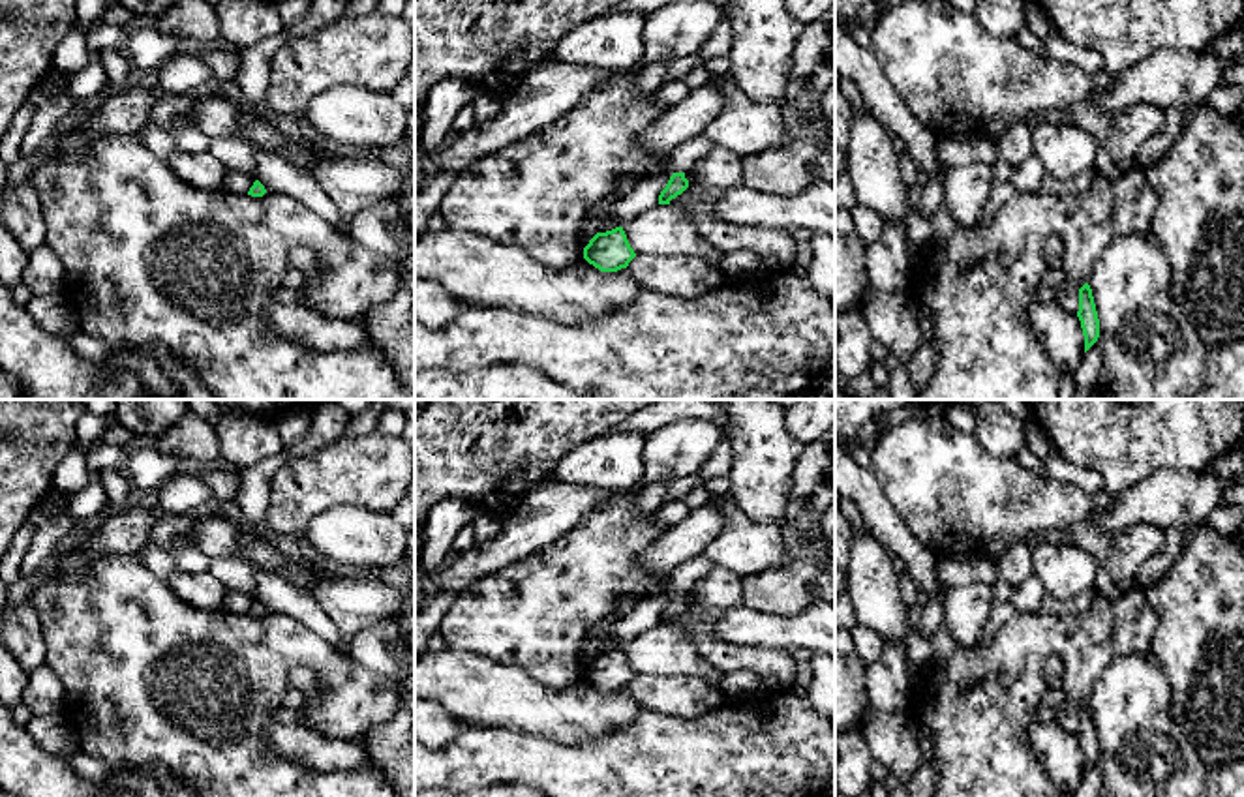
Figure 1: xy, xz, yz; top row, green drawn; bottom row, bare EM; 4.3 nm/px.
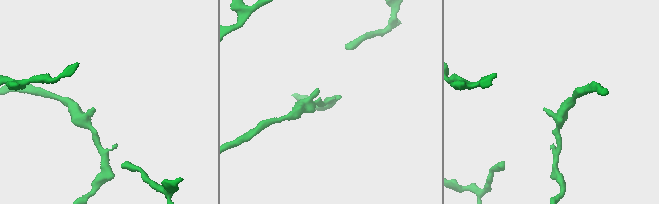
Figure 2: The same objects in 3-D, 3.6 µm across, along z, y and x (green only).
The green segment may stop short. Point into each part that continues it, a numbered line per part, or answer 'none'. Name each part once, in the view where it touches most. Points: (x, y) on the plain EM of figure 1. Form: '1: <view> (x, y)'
none

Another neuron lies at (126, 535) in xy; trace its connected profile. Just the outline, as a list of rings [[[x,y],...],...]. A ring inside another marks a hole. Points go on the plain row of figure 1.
[[[139,497],[84,533],[53,566],[69,581],[84,581],[90,578],[90,566],[103,557],[139,561],[152,546],[152,527],[161,516],[150,499]]]

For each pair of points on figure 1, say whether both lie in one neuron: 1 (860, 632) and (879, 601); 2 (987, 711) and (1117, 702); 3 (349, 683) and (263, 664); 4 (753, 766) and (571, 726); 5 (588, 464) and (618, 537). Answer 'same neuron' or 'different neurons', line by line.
1: different neurons
2: different neurons
3: same neuron
4: different neurons
5: different neurons

